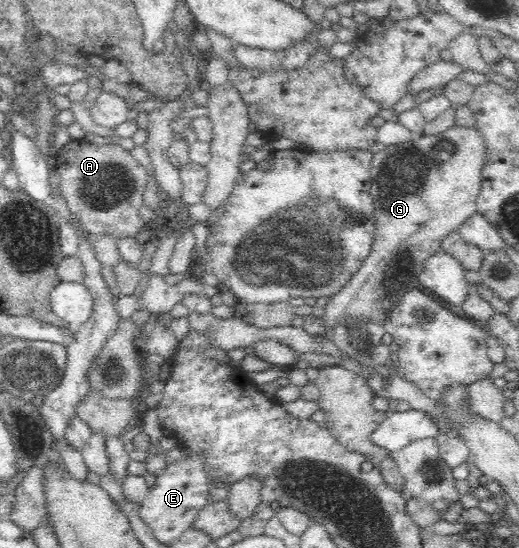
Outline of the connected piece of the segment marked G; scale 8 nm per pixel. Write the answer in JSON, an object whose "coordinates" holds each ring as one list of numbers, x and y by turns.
{"coordinates":[[457,124,437,136,410,138,408,142,395,144,374,154,371,162,370,196,374,201,374,241,369,256,362,267,337,294,329,297,324,306,322,319,327,334,315,336,319,340,328,338,334,326,343,318,367,318,371,322,384,324,387,312,397,304,409,289,420,289,419,274,422,262,434,252,441,251,442,240,476,214,476,203,482,186,482,169,485,165,485,142,479,129,463,128]]}

